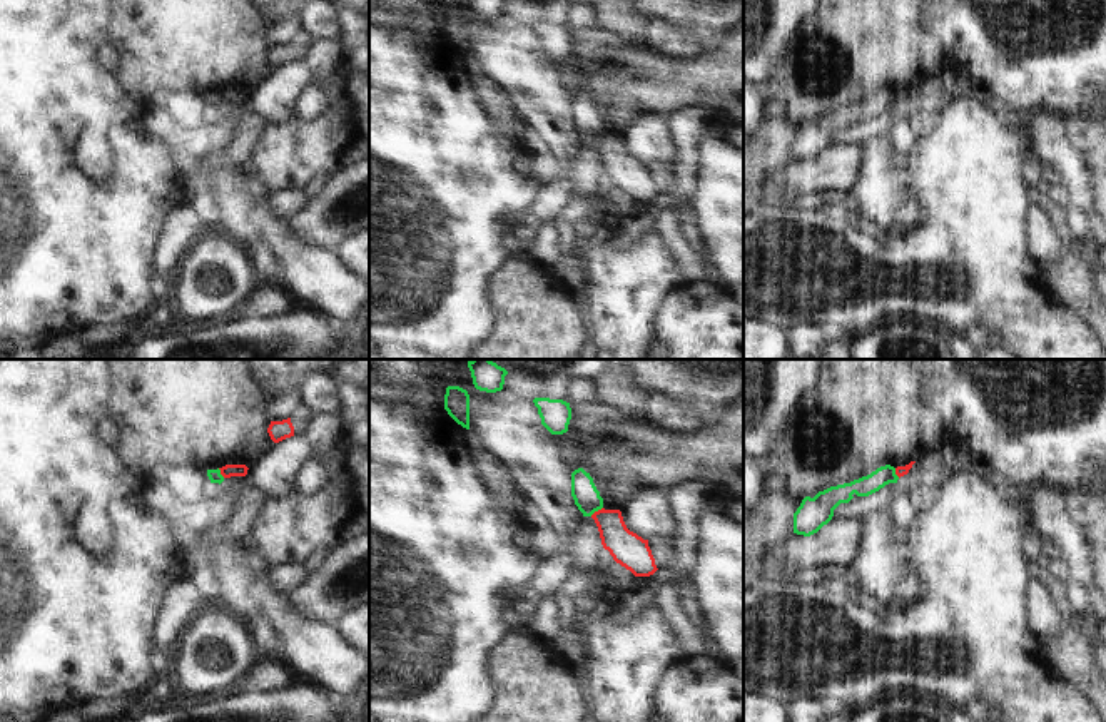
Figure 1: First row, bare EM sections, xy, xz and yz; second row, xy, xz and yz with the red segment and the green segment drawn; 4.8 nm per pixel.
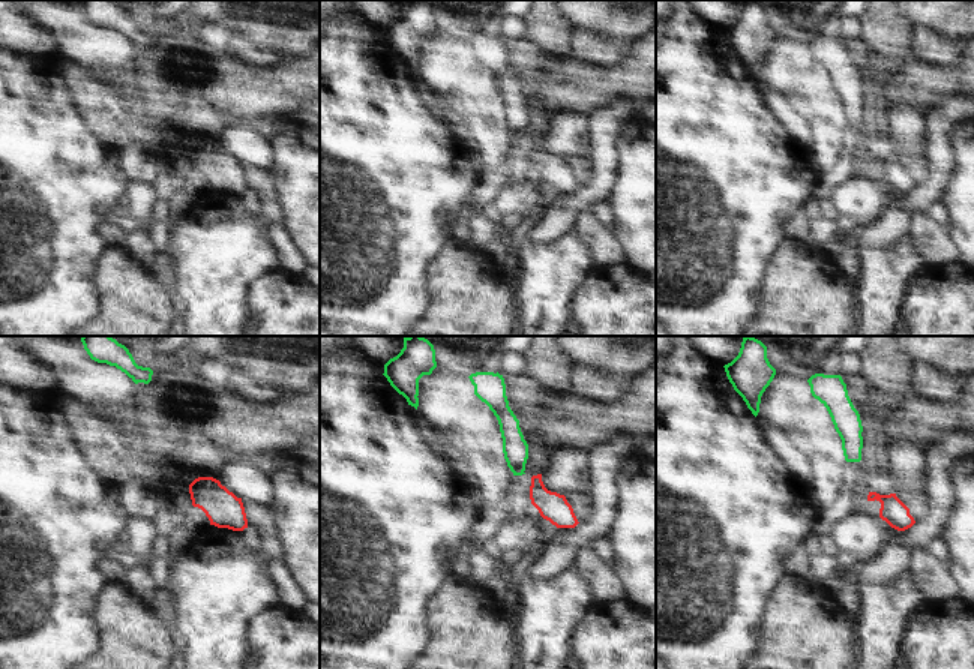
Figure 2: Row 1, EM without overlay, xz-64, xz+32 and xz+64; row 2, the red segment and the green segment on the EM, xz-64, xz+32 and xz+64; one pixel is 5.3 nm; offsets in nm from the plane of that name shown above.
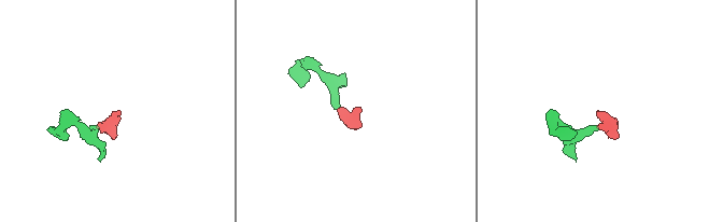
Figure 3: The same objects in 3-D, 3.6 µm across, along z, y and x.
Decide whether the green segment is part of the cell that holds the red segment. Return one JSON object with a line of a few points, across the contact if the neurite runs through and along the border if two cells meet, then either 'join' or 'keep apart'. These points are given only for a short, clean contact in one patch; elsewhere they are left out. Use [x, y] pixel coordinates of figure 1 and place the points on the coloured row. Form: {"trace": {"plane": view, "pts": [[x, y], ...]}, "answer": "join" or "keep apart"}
{"trace": {"plane": "xz", "pts": [[602, 507], [590, 515]]}, "answer": "keep apart"}

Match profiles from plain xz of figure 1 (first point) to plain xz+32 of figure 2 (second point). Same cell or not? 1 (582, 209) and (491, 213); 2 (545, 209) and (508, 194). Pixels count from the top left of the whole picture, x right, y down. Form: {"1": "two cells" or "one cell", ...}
{"1": "two cells", "2": "two cells"}

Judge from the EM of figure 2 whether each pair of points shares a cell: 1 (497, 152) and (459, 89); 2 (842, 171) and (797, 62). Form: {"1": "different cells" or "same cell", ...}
{"1": "same cell", "2": "different cells"}

